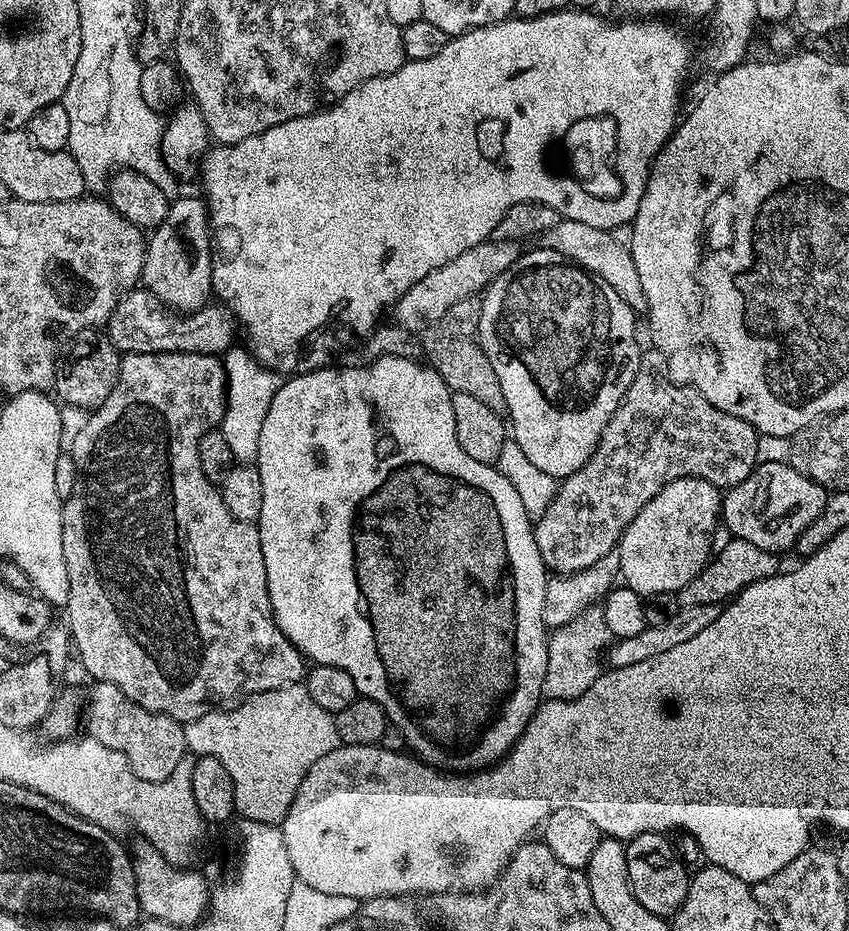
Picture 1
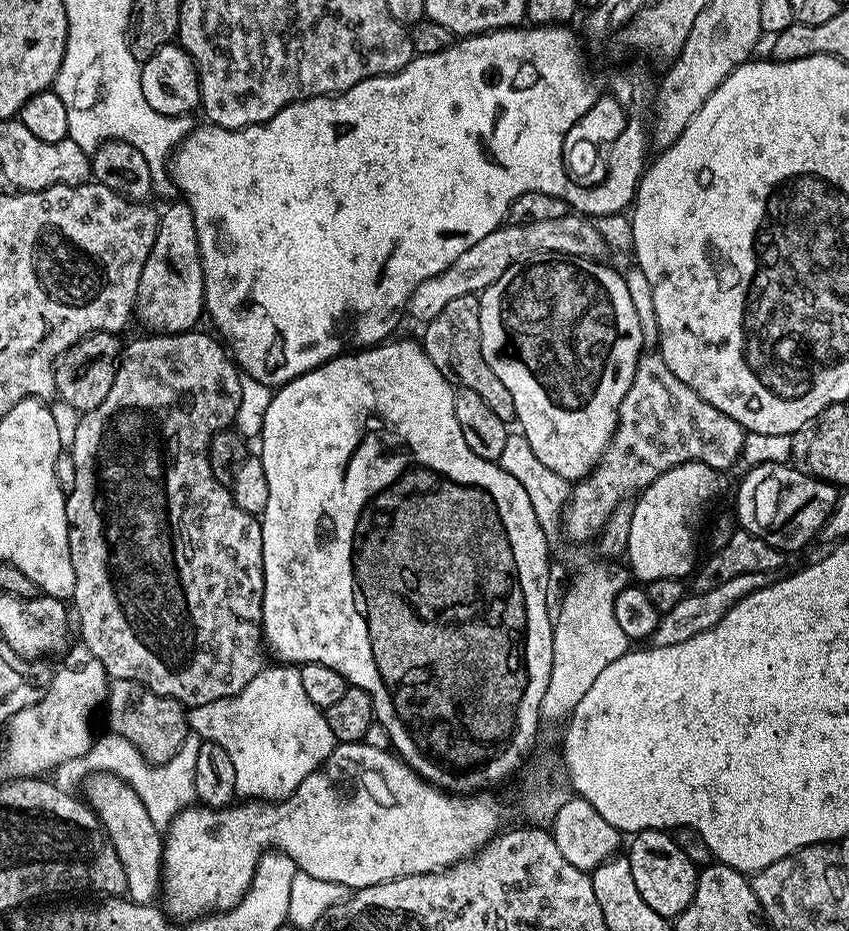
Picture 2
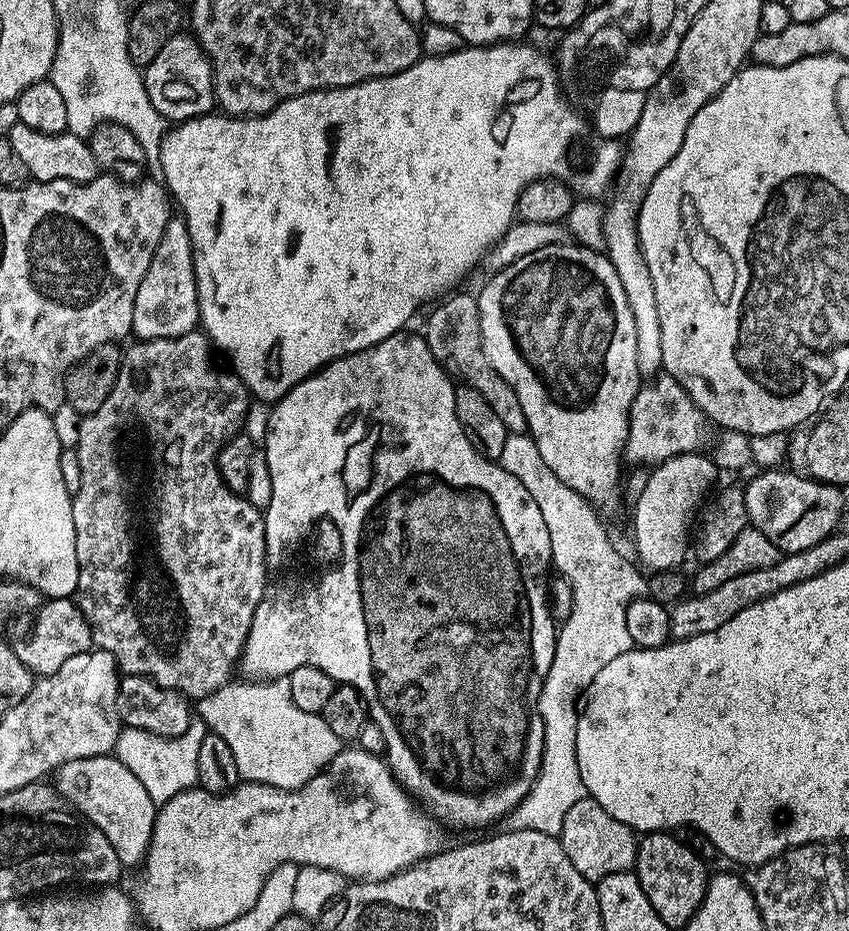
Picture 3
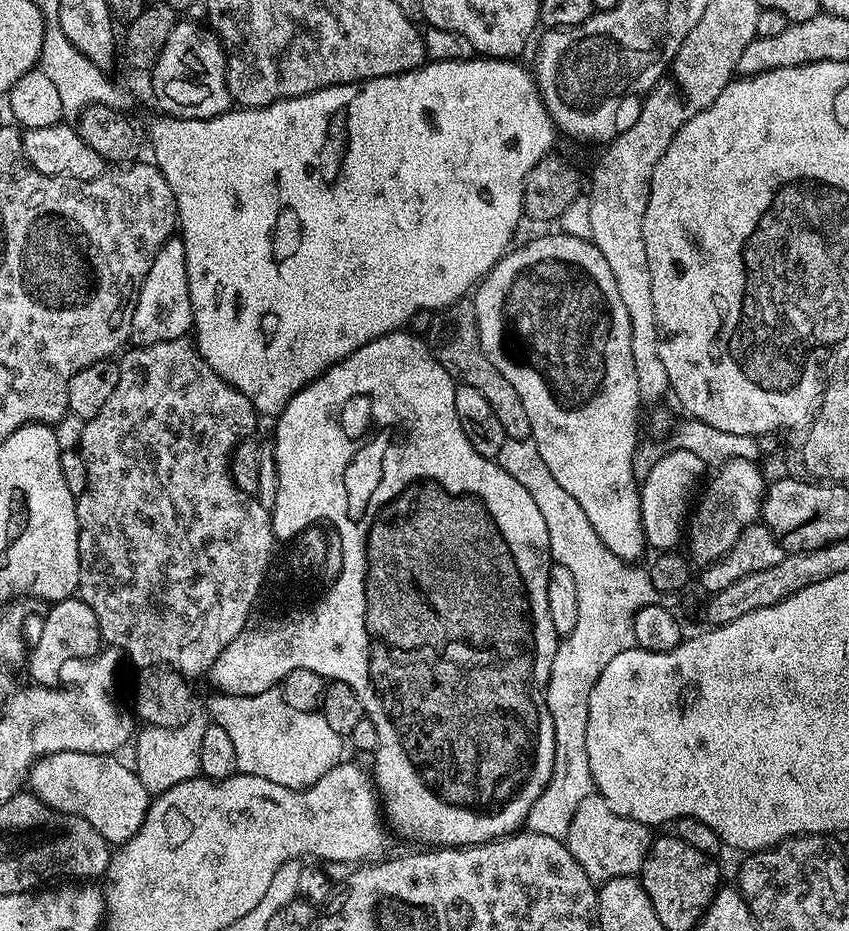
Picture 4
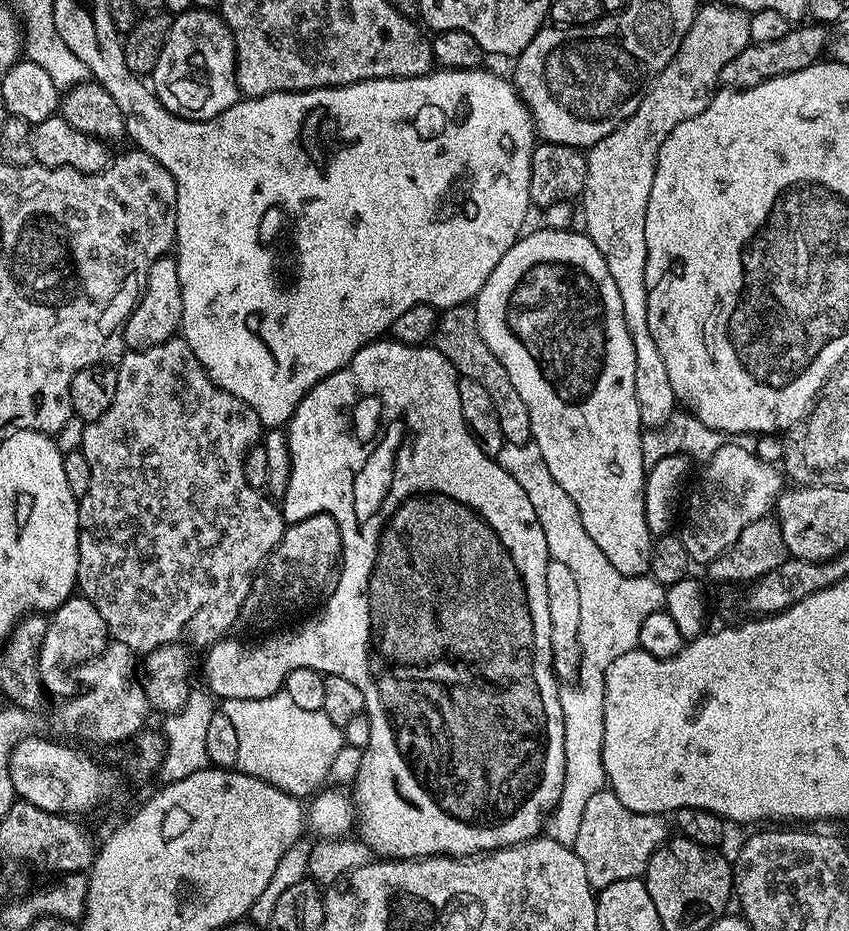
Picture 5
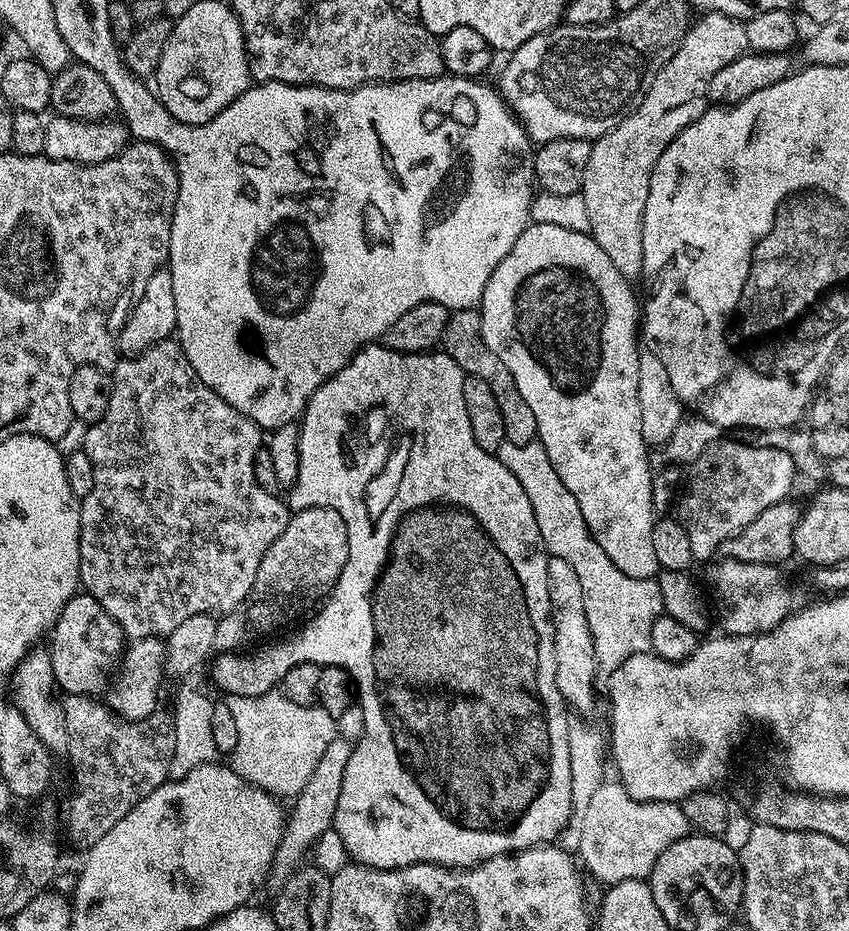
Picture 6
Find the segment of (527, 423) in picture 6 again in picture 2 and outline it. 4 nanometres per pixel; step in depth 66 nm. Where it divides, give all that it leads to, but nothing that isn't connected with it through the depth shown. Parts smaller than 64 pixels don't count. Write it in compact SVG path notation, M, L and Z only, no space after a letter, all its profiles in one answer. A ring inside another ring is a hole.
M479 295L453 298L443 308L442 314L438 314L438 318L423 325L422 331L424 331L424 340L422 339L424 353L428 355L430 362L434 362L434 366L438 366L438 370L442 370L444 376L461 388L474 390L474 394L480 395L486 406L490 406L490 410L498 414L498 418L502 418L505 422L515 421L514 398L510 398L510 390L502 386L498 374L494 374L494 370L486 366L486 358L482 358L480 353Z

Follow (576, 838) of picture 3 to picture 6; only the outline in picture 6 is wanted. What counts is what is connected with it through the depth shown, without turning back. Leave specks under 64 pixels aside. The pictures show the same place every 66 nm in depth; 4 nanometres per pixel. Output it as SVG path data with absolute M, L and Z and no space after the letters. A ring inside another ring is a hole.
M605 782L598 786L594 798L590 798L590 806L586 806L578 831L579 859L582 864L584 859L585 866L604 886L611 886L618 882L647 878L654 870L654 862L658 862L658 854L662 854L666 846L689 835L690 825L679 803L670 800L635 800L630 798L623 784Z

